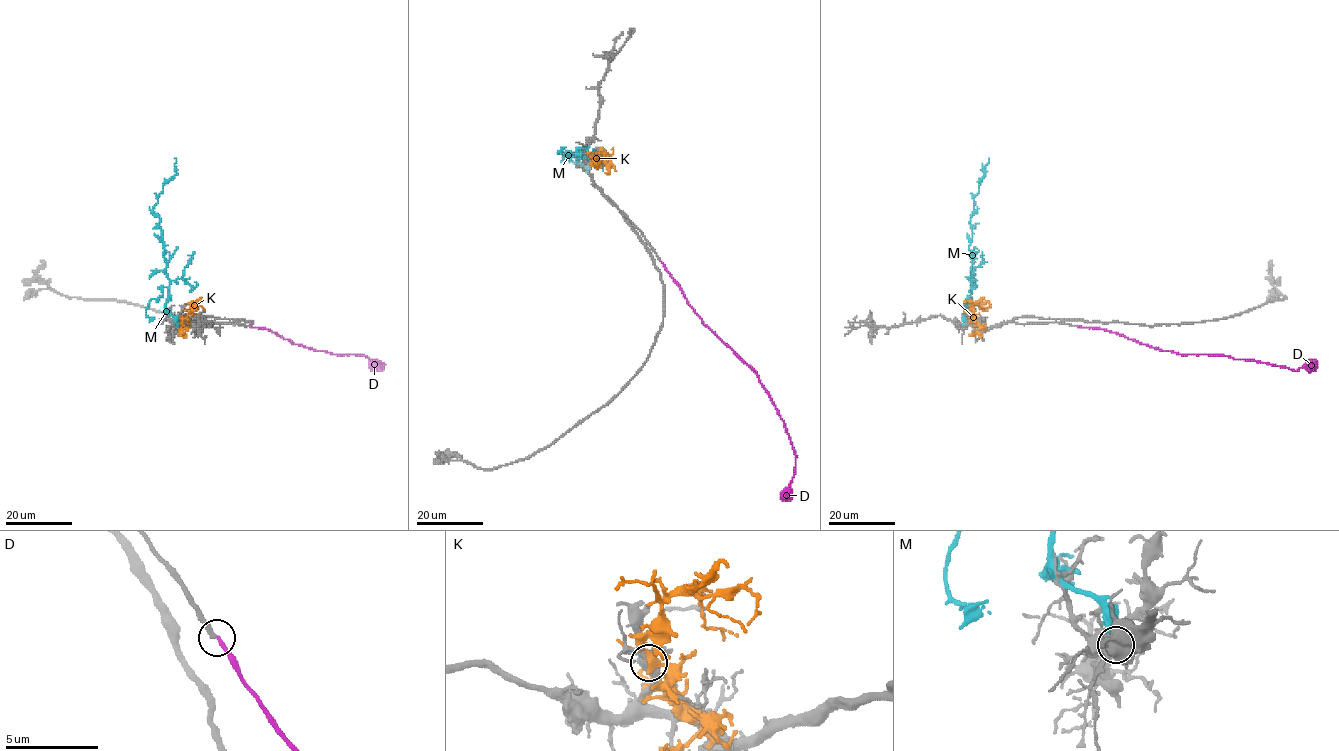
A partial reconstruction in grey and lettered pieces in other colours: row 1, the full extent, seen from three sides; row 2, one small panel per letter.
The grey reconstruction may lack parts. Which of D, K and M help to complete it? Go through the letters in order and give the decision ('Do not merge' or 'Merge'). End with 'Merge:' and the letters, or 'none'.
D: Merge
K: Do not merge
M: Do not merge
Merge: D

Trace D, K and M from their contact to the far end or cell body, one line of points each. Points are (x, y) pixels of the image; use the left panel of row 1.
D: (249, 326), (267, 328), (293, 343), (316, 350), (364, 355), (384, 364), (381, 370), (372, 363)
K: (186, 315), (196, 302), (197, 308)
M: (176, 324), (166, 311), (170, 280), (165, 271), (160, 218), (153, 207), (162, 186), (176, 174), (174, 158)

